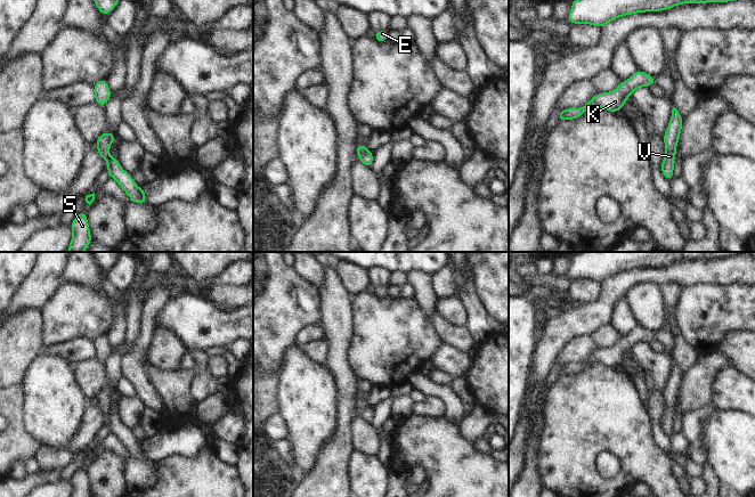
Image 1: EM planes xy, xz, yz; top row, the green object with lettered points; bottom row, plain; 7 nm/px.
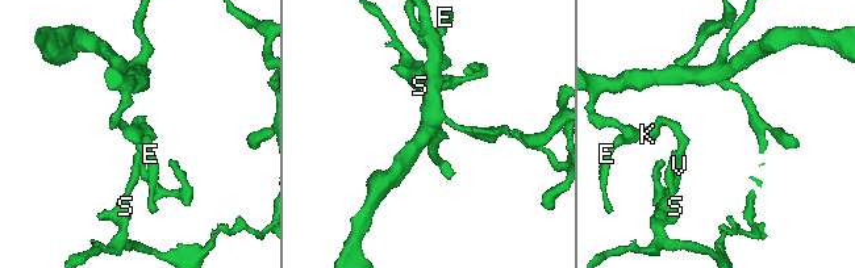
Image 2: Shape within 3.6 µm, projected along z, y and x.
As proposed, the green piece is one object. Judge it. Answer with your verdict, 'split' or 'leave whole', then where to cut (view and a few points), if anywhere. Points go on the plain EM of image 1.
split; cut in xz along (367, 406), (358, 413)

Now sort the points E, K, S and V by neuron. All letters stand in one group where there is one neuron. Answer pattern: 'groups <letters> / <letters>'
groups E K V / S

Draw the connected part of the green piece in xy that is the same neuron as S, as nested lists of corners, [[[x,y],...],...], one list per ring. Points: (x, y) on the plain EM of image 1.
[[[81,466],[72,476],[72,495],[71,497],[91,497],[91,487],[87,474],[87,466]]]

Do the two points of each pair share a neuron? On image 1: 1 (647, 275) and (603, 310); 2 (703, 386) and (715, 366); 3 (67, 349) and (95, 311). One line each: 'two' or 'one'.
1: one
2: one
3: two

